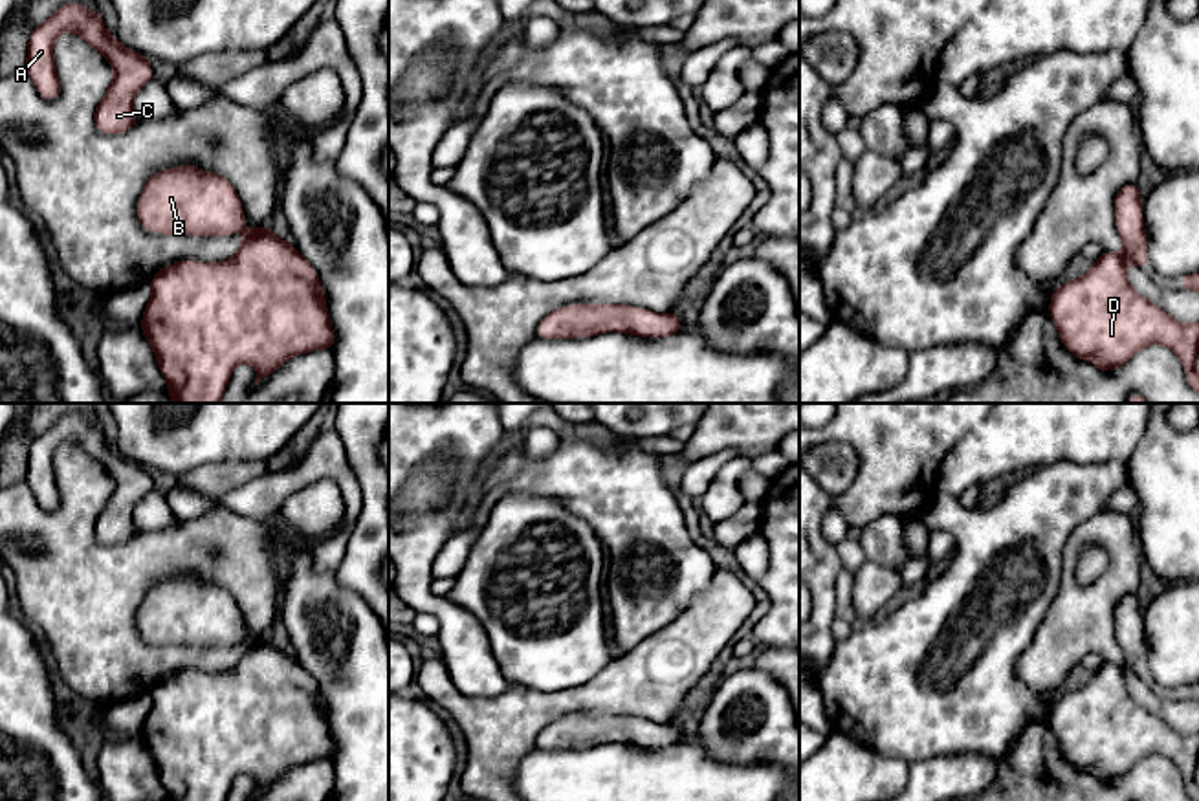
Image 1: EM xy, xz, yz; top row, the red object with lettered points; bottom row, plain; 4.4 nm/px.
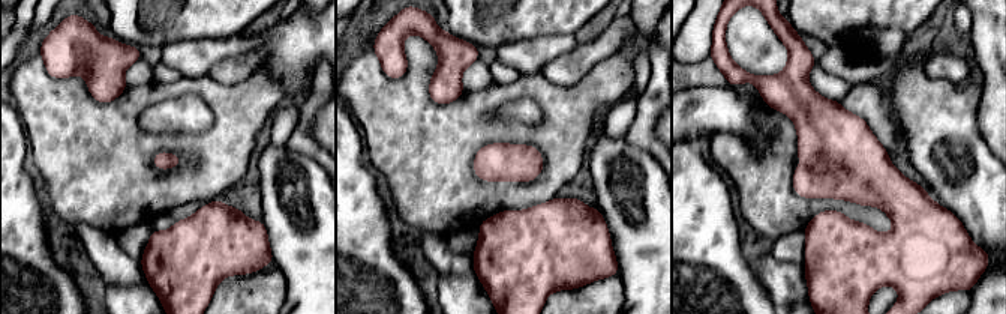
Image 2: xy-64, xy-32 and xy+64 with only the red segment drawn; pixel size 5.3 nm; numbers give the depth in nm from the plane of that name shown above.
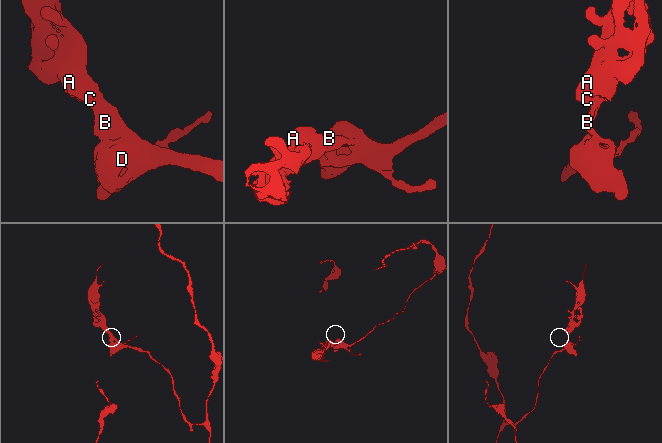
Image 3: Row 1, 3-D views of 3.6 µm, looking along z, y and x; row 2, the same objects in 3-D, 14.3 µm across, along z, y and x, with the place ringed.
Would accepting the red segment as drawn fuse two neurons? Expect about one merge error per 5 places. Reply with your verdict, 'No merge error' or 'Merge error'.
No merge error

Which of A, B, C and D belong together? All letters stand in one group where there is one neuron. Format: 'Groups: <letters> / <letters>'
Groups: A B C D

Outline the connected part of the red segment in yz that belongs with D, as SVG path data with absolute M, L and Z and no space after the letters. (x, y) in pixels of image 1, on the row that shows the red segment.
M1137 181L1115 196L1115 220L1124 253L1104 251L1080 279L1062 284L1049 302L1060 339L1076 357L1111 372L1140 348L1164 345L1181 359L1186 381L1199 392L1199 323L1181 324L1128 282L1126 262L1151 264Z

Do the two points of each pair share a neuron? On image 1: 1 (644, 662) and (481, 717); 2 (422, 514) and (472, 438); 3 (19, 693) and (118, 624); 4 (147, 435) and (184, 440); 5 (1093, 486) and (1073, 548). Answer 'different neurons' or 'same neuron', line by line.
1: same neuron
2: same neuron
3: different neurons
4: same neuron
5: different neurons

